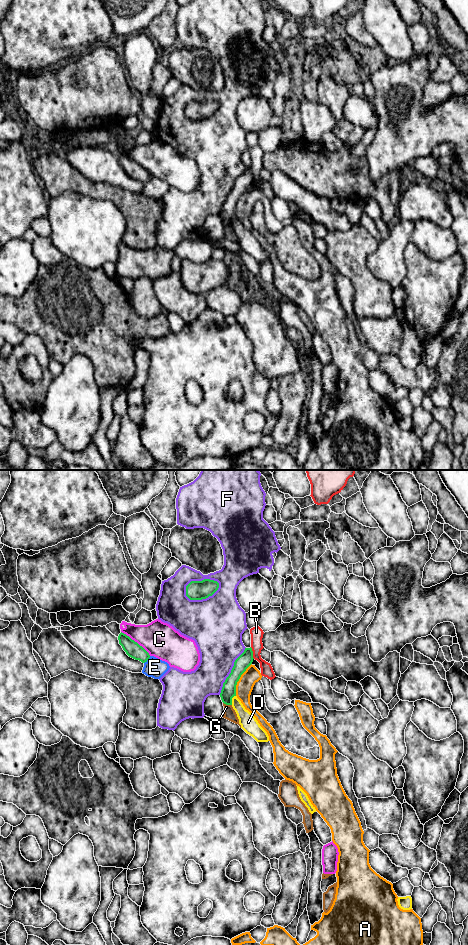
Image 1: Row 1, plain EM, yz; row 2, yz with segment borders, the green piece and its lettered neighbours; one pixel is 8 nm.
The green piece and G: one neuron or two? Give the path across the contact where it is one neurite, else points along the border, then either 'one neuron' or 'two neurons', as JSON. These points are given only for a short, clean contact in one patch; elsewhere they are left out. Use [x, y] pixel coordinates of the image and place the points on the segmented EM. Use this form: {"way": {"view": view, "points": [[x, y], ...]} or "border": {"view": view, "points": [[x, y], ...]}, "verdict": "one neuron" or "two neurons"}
{"verdict": "two neurons"}

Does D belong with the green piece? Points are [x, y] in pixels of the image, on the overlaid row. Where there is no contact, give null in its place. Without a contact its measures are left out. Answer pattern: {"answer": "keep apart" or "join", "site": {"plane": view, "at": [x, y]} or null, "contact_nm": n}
{"answer": "keep apart", "site": {"plane": "yz", "at": [231, 700]}, "contact_nm": 90}

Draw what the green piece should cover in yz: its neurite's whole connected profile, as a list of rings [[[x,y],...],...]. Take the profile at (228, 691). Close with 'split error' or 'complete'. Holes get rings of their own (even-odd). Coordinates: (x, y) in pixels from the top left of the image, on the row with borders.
[[[245,648],[244,652],[235,660],[231,673],[223,683],[220,693],[221,700],[226,705],[232,705],[232,698],[236,696],[236,685],[241,675],[253,662],[252,648]]]; complete

